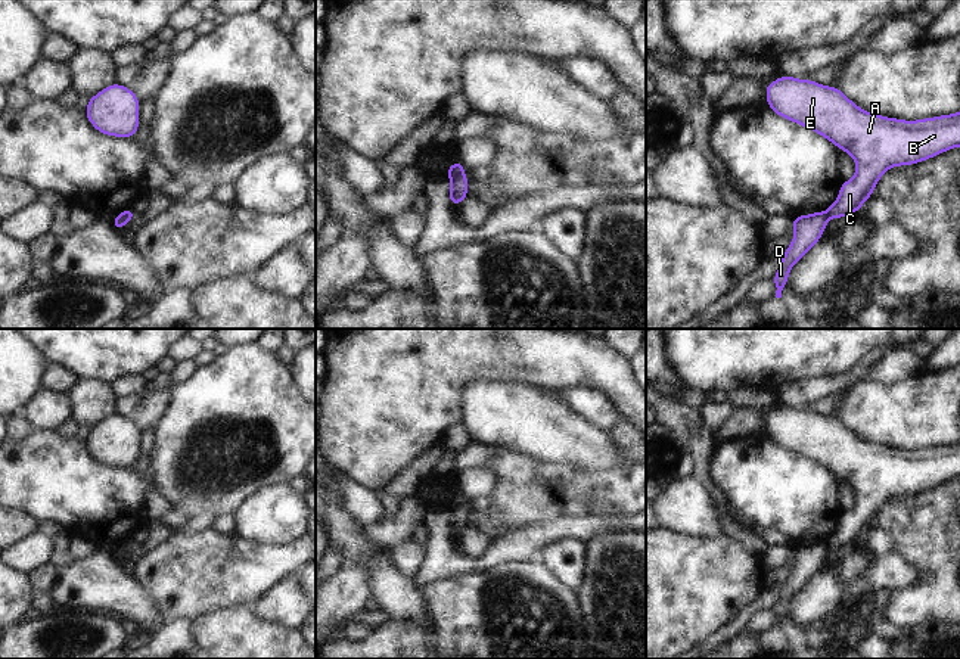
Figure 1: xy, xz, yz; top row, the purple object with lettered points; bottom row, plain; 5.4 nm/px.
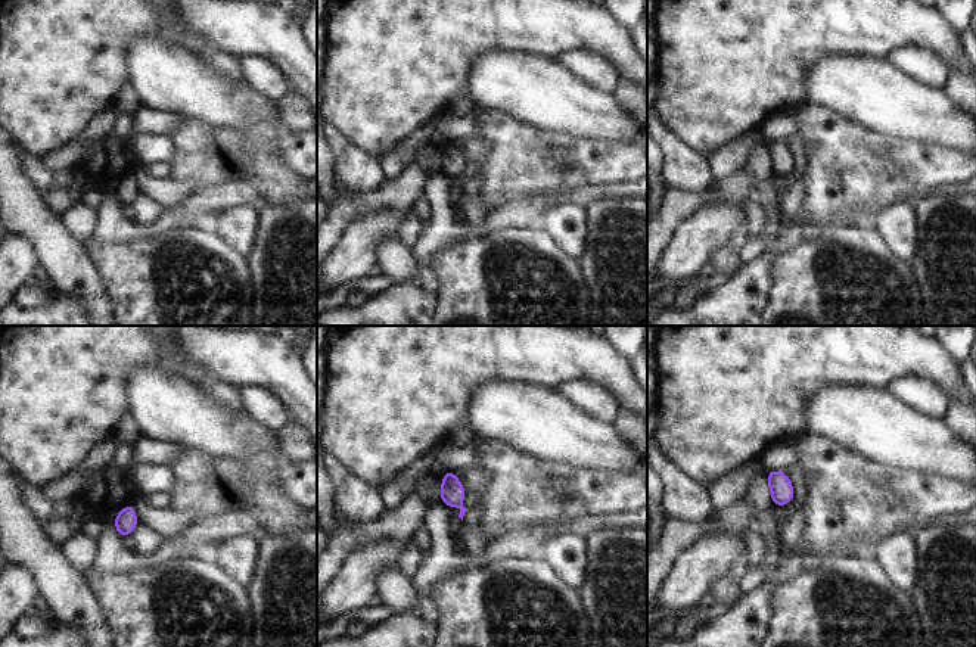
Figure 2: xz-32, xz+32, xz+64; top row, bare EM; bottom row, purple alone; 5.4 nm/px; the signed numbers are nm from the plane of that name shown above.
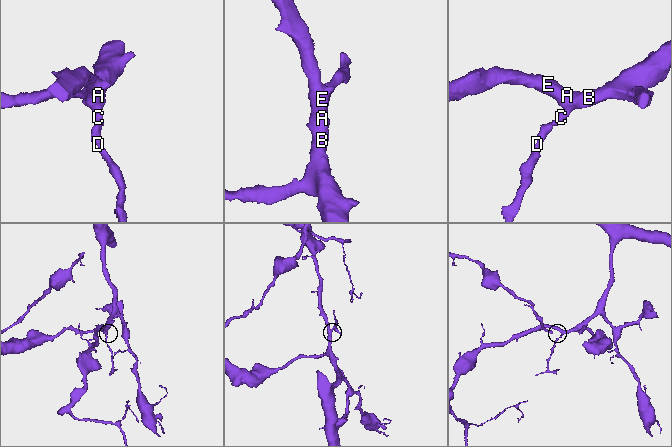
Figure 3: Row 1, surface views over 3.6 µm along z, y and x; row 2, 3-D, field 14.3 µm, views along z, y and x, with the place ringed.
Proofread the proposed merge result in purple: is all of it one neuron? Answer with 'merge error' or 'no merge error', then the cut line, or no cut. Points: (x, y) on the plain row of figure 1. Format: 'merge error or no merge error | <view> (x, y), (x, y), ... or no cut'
merge error | xz (462, 503), (450, 509)

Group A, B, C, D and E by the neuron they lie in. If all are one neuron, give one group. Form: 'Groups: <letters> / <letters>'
Groups: A B C E / D

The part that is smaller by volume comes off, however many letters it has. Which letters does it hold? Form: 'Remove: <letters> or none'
Remove: D

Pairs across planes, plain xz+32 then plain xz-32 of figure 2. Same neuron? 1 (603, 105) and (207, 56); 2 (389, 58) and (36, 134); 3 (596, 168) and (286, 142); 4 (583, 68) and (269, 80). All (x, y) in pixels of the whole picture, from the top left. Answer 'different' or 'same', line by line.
1: different
2: same
3: same
4: same

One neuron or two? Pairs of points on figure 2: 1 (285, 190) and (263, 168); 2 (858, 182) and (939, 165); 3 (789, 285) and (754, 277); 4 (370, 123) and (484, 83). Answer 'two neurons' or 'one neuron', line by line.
1: one neuron
2: one neuron
3: two neurons
4: two neurons

